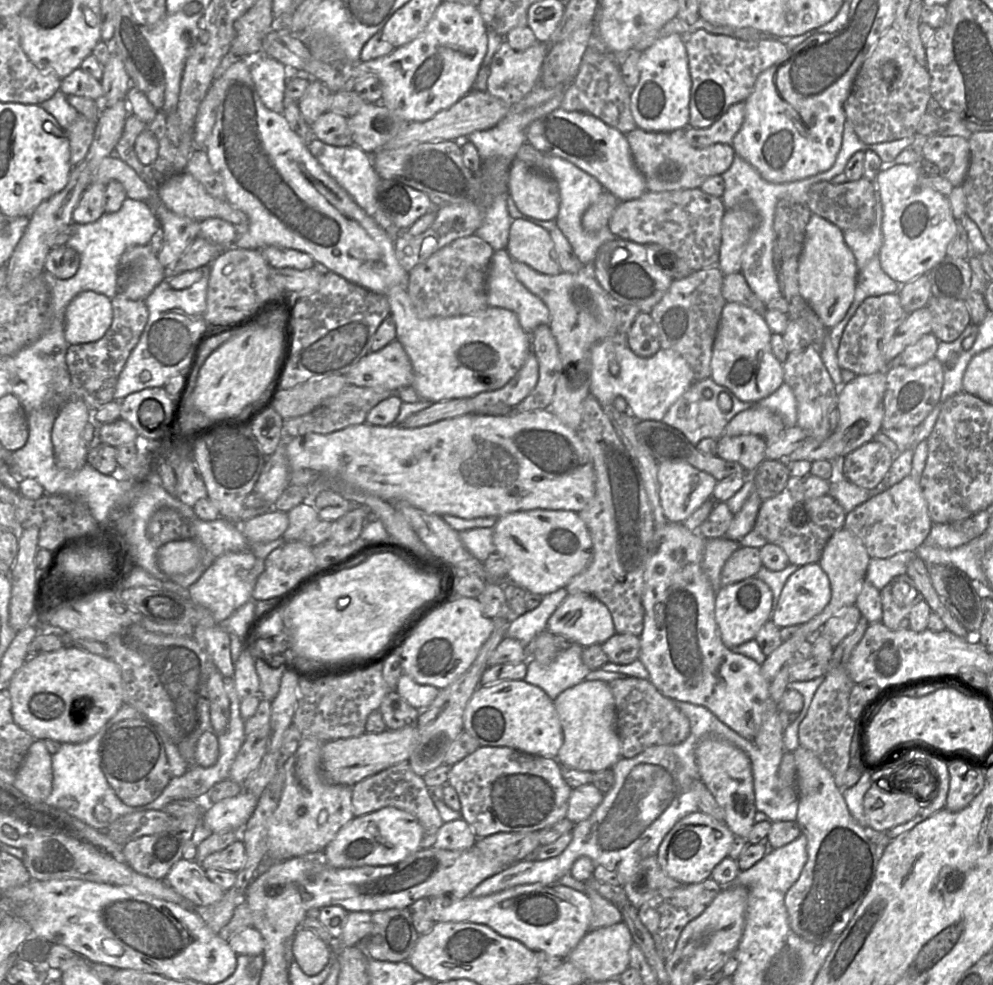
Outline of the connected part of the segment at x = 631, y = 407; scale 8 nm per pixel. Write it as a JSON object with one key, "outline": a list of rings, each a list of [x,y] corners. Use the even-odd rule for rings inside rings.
{"outline":[[[617,334],[616,338],[607,338],[595,343],[590,352],[591,385],[590,393],[597,399],[601,407],[612,405],[617,396],[622,396],[630,413],[637,421],[653,420],[661,421],[669,408],[689,389],[696,381],[694,373],[688,362],[679,354],[660,349],[656,354],[648,358],[642,358],[632,352],[625,342],[625,336]],[[612,360],[617,360],[620,371],[612,375],[609,365]]]}

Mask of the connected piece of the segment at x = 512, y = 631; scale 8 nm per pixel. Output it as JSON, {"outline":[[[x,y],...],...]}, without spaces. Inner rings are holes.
{"outline":[[[566,587],[543,596],[538,607],[514,617],[508,623],[506,636],[518,640],[528,649],[534,639],[546,629],[550,616],[568,595]]]}

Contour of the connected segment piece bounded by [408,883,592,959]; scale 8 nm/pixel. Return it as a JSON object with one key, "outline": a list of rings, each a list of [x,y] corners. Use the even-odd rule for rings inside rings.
{"outline":[[[529,884],[519,885],[496,894],[472,897],[470,895],[458,899],[451,895],[417,900],[408,907],[412,913],[417,913],[426,919],[437,922],[470,922],[483,924],[501,936],[515,939],[533,952],[543,951],[550,956],[566,959],[570,952],[578,945],[589,932],[592,919],[592,906],[588,896],[572,888],[560,885]]]}

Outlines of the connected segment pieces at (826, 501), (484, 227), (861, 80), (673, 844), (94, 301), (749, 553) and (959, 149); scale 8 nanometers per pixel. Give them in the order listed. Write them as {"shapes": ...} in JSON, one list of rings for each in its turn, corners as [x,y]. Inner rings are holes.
{"shapes":[[[[790,477],[781,493],[762,501],[754,530],[768,543],[779,546],[790,564],[803,566],[818,563],[832,535],[844,527],[847,513],[830,495],[807,499],[803,494],[804,478]]],[[[502,193],[495,197],[488,208],[481,226],[475,235],[485,240],[495,250],[507,250],[510,228],[514,219],[509,215],[507,199],[510,193]]],[[[891,27],[879,38],[856,75],[844,104],[846,121],[850,121],[859,139],[866,144],[918,135],[917,127],[930,97],[927,68],[916,61],[900,32]]],[[[697,811],[678,821],[666,834],[657,852],[662,870],[682,885],[698,884],[710,878],[713,869],[729,856],[735,835],[724,822]]],[[[94,291],[78,294],[65,311],[64,335],[69,345],[100,340],[113,320],[112,302]]],[[[739,546],[727,559],[722,568],[720,575],[721,586],[753,577],[762,566],[758,548]]],[[[932,134],[921,140],[921,151],[922,158],[933,162],[939,168],[939,175],[953,187],[963,184],[970,163],[968,140]]]]}

